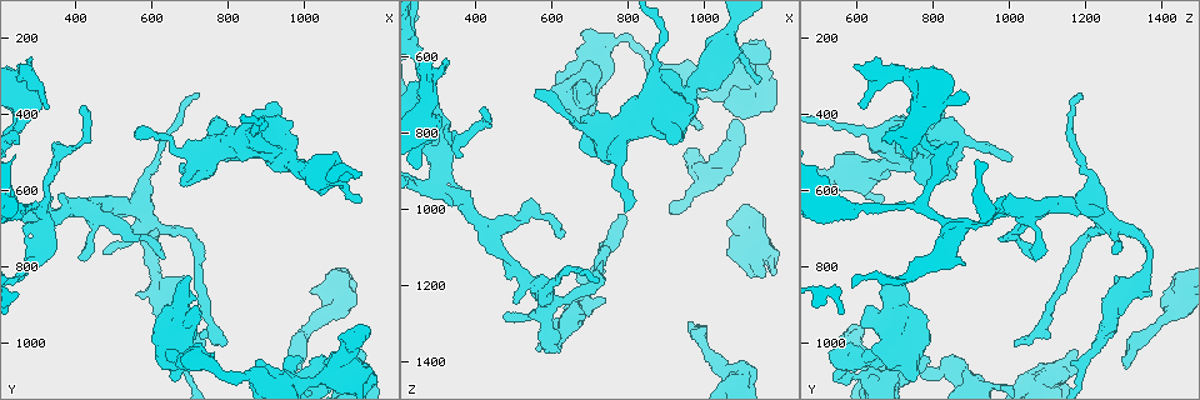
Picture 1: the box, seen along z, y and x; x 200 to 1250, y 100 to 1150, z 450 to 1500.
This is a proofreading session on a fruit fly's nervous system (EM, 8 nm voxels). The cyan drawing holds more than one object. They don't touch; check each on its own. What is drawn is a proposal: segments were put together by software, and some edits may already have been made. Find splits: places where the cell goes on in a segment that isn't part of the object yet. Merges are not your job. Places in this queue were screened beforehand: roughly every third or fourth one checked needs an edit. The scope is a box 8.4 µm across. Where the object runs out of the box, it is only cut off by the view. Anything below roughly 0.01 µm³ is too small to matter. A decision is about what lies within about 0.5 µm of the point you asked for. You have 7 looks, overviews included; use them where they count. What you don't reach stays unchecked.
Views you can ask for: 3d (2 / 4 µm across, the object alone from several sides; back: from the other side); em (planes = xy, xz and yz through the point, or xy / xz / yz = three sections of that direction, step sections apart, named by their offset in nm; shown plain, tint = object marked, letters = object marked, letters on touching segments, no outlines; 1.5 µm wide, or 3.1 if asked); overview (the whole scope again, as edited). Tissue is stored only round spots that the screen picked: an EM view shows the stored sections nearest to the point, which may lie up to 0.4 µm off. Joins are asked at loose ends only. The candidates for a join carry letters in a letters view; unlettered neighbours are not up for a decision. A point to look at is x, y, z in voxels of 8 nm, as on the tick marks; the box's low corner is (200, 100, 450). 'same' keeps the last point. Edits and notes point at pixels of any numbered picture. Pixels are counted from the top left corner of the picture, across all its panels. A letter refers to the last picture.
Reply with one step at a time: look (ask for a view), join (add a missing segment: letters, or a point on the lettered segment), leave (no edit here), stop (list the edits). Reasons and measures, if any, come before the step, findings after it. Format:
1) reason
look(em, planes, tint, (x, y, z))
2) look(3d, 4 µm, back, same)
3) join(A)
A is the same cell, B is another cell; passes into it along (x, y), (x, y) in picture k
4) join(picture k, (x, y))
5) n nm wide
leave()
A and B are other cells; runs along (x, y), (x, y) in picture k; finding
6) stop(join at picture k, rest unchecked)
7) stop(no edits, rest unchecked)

thin end
look(em, planes, letters, (1140, 625, 665))

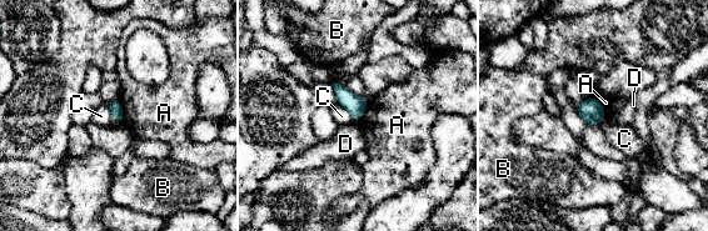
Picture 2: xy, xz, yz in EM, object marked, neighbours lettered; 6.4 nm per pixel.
leave()
A, B, C and D are other cells; none of them fits

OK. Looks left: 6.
long arm stops here
look(em, planes, plain, (780, 1005, 1020))

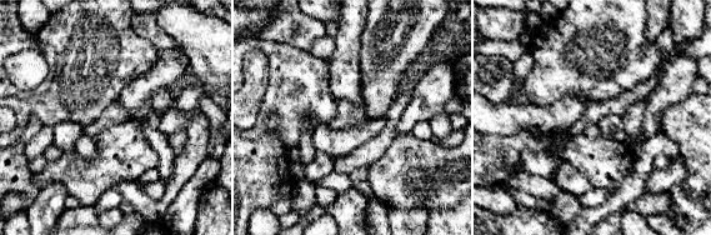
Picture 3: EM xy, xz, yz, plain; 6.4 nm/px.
what lies round it
look(em, planes, letters, same)

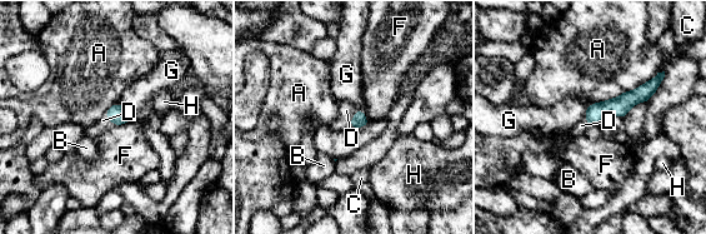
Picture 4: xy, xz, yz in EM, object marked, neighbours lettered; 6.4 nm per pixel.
join(D)
D is the same cell, A, B, C, F, G and H are other cells; passes into it along (359, 119), (352, 118), (346, 110) in picture 4; it goes on there

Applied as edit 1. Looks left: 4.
free end
look(em, planes, letters, (470, 765, 1280))

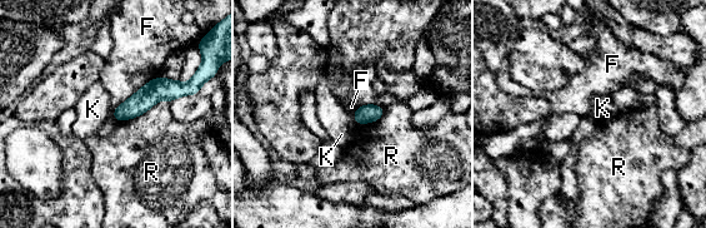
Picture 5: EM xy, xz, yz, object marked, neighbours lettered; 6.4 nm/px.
leave()
F, K and R are other cells; none of them fits

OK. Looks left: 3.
stop(join at picture 4, rest unchecked)

